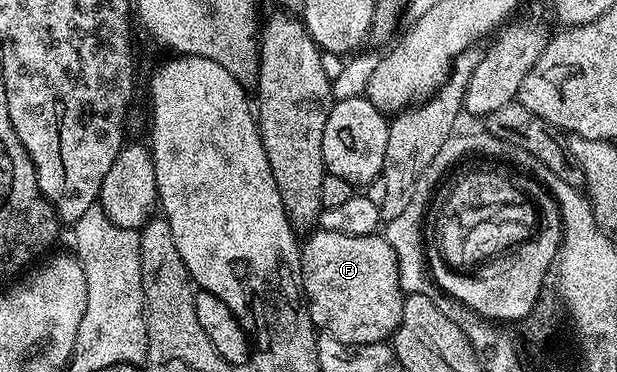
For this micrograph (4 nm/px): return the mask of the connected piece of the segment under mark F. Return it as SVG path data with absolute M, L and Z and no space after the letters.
M313 231L314 234L307 241L303 241L300 249L300 274L299 281L302 285L302 295L308 306L308 313L313 324L321 333L336 336L338 342L343 344L379 344L387 341L395 332L396 327L400 325L402 318L402 306L404 305L405 292L399 286L399 266L398 258L394 250L391 249L390 243L384 240L383 235L373 234L371 236L355 236L354 234L334 234L333 232Z

